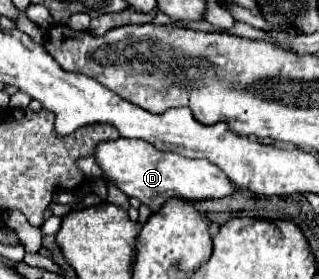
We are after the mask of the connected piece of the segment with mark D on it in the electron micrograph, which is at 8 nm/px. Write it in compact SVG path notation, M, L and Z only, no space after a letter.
M116 139L102 141L92 155L102 169L102 179L116 185L128 197L138 197L142 205L148 205L152 211L158 211L162 203L170 197L178 199L218 199L234 193L234 185L228 177L206 159L188 159L182 155L166 153L154 149L154 145L142 139Z

